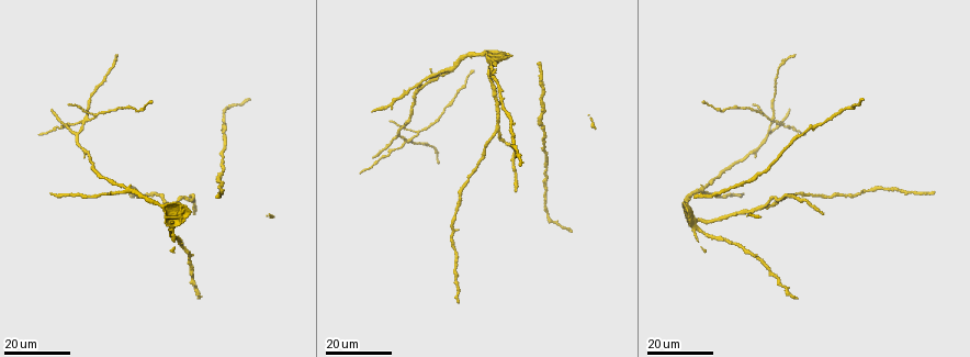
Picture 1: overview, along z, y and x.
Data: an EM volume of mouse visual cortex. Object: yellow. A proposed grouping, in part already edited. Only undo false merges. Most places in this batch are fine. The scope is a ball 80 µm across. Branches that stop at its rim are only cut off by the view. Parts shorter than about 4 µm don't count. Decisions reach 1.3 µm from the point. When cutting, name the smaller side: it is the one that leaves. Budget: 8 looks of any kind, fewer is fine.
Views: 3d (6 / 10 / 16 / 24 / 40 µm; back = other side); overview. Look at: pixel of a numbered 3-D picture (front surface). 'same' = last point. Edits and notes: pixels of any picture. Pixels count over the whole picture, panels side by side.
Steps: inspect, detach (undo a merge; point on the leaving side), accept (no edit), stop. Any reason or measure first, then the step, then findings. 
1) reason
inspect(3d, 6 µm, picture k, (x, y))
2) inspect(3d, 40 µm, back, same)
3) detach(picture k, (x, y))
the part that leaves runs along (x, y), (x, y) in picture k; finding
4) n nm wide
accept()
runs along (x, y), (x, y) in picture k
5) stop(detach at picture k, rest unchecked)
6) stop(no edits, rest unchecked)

sudden change in width
inspect(3d, 24 µm, picture 1, (136, 110))

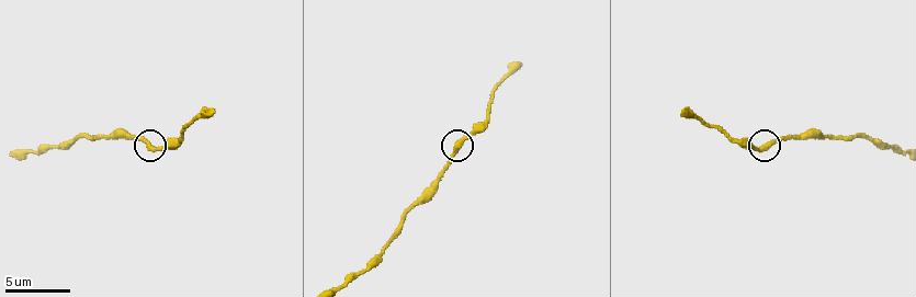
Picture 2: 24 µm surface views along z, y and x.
closer look
inspect(3d, 10 µm, picture 2, (156, 149))

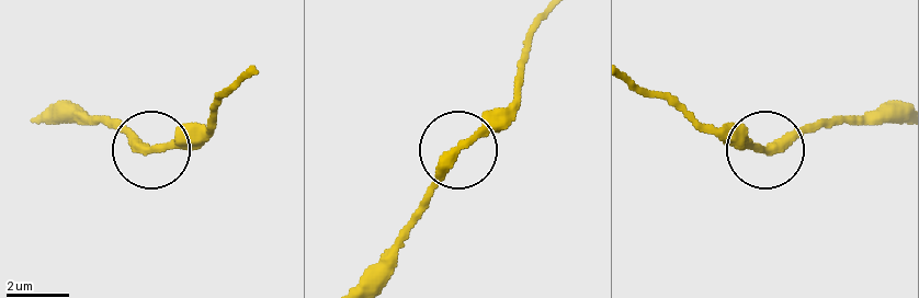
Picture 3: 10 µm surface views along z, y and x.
accept()
runs along (44, 122), (104, 122), (155, 151), (206, 140) in picture 3; one cell here

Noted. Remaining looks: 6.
three arms meet
inspect(3d, 16 µm, picture 1, (78, 134))

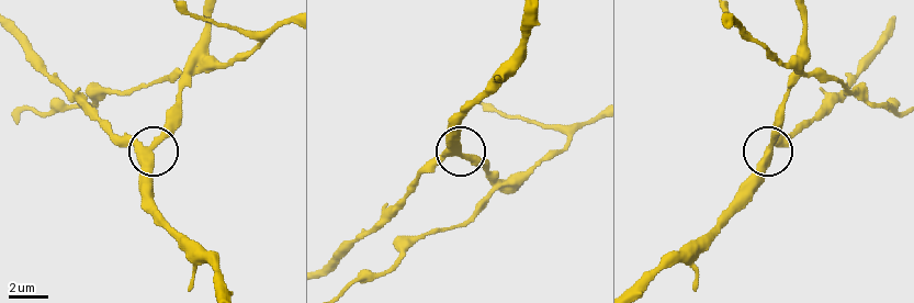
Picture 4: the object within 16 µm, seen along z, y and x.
inspect(3d, 6 µm, picture 4, (145, 149))

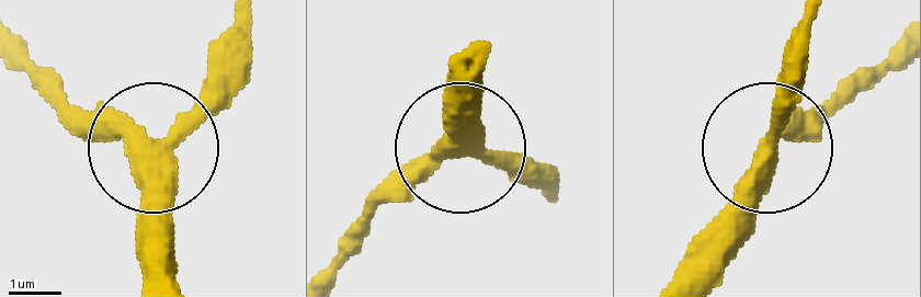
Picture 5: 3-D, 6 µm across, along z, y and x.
other side
inspect(3d, 6 µm, back, picture 5, (158, 150))

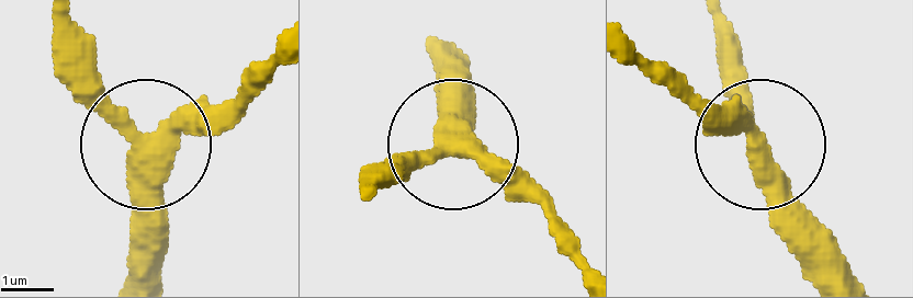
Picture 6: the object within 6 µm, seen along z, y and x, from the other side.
3 arms
accept()
runs along (432, 48), (441, 132), (489, 157), (577, 244) in picture 6; one cell here

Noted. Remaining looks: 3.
three-way junction
inspect(3d, 24 µm, picture 1, (416, 133))

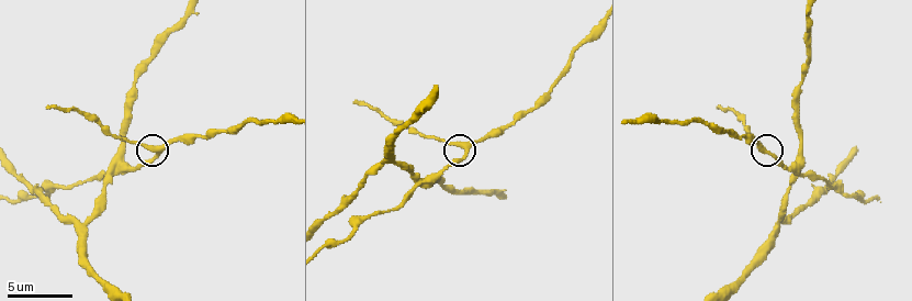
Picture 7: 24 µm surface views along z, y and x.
inspect(3d, 6 µm, picture 7, (762, 146))

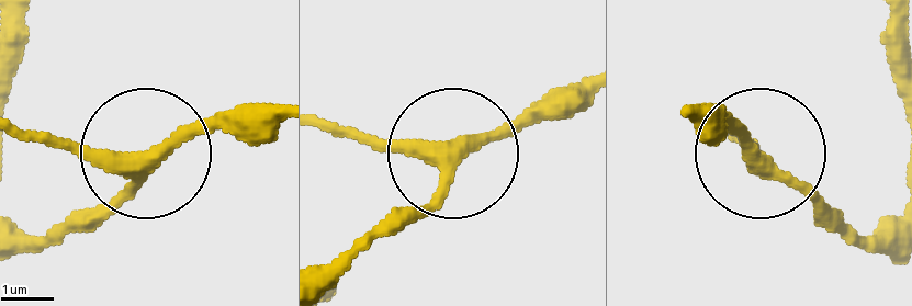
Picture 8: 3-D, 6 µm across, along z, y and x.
300 nm wide
accept()
runs along (18, 253), (97, 214), (141, 162), (136, 149), (22, 136) in picture 8; continuous, no second cell

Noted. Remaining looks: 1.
stop(no edits, rest unchecked)

